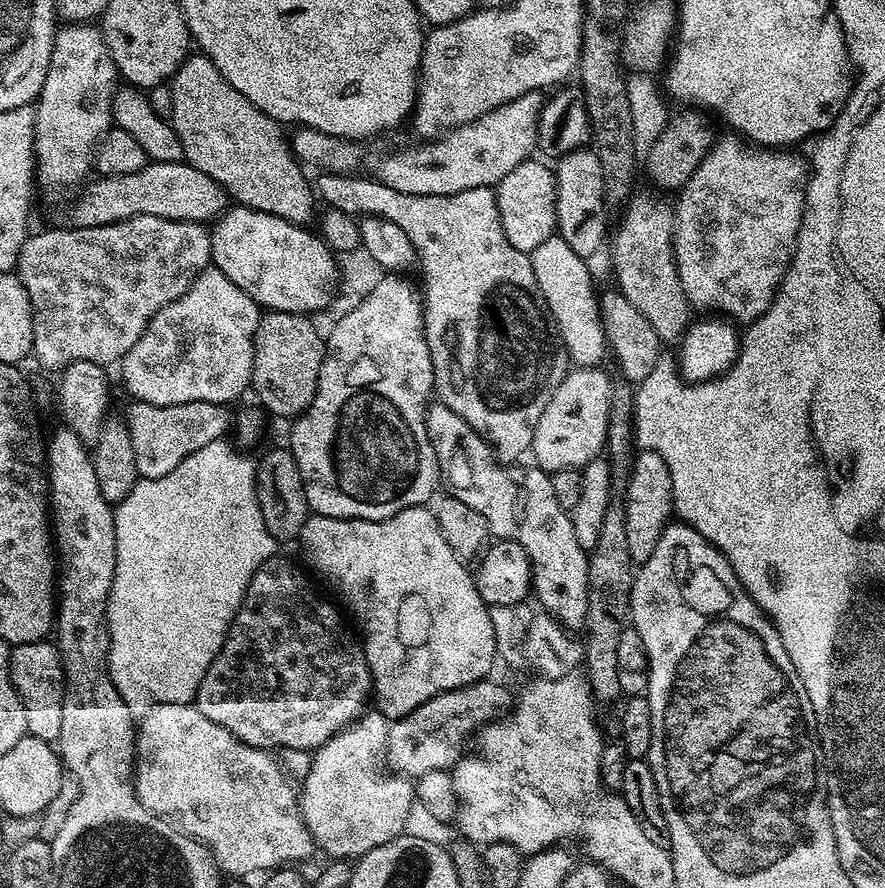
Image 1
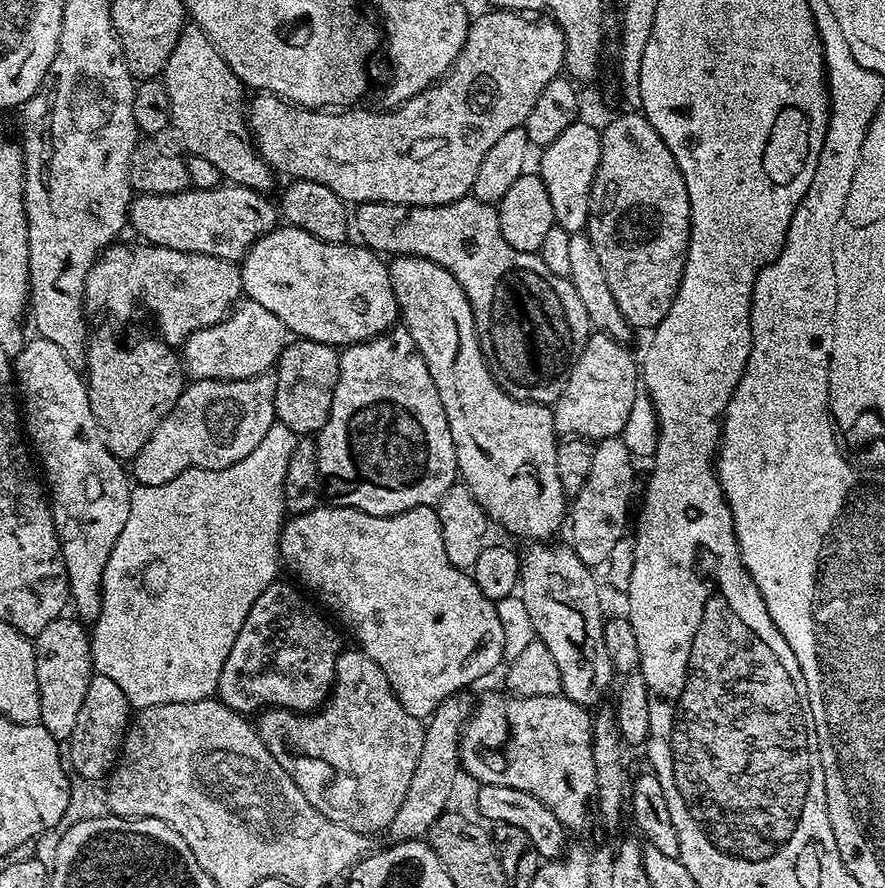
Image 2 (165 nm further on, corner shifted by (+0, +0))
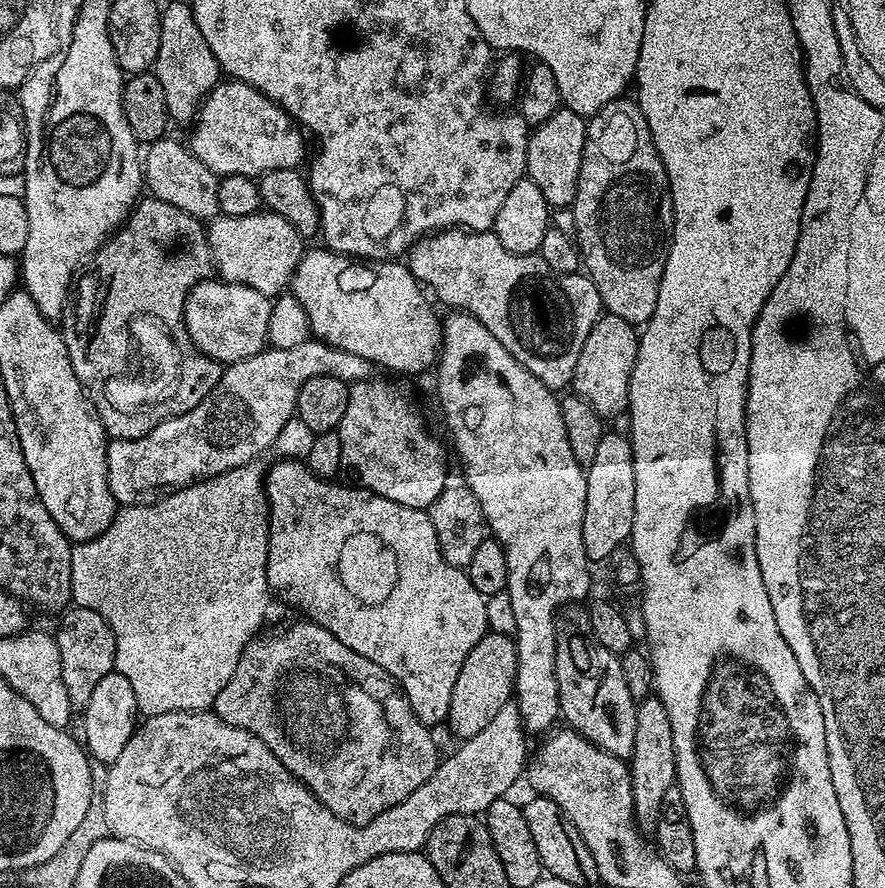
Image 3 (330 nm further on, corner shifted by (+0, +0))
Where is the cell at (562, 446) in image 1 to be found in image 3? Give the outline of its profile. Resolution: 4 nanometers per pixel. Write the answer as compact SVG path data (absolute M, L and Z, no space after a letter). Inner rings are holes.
M601 315L590 334L586 334L586 342L582 342L582 354L578 354L578 366L574 366L571 391L590 402L599 416L611 418L619 412L621 415L628 406L630 374L634 370L639 345L638 332L633 325L617 316Z

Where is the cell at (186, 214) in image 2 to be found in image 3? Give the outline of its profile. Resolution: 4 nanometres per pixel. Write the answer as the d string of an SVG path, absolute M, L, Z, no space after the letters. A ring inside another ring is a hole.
M267 210L245 216L221 214L207 225L206 235L208 251L212 254L212 262L219 279L229 284L250 286L250 290L258 290L258 294L269 298L281 295L291 285L292 275L296 272L296 267L300 265L300 260L306 251L305 237L300 236L298 230L294 230L294 226L286 222L286 218Z

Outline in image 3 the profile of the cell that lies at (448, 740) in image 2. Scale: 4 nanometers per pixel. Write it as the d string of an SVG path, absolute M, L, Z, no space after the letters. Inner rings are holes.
M489 631L484 634L470 650L466 661L462 664L458 679L454 682L453 693L450 696L447 727L465 740L478 734L490 724L491 719L508 704L515 691L517 674L517 650L515 641L506 635Z

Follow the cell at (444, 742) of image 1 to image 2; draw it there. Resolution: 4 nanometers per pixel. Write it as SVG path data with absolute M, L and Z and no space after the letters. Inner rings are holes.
M488 692L484 697L475 701L472 715L467 721L466 731L463 733L460 742L460 764L463 771L469 772L480 784L493 784L494 786L510 786L514 790L526 790L534 794L550 810L554 810L554 818L562 822L565 829L580 828L588 820L588 800L590 802L597 799L595 782L594 750L592 749L592 719L593 713L583 704L576 704L572 699L563 694L558 696L514 696L500 692Z

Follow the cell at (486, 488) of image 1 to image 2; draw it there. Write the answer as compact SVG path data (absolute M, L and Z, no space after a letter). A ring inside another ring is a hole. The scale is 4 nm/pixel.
M532 542L527 545L525 552L519 553L520 583L518 595L526 602L526 611L534 622L536 638L543 642L546 650L550 650L554 662L558 662L558 670L562 674L562 692L574 703L593 706L608 692L614 673L610 654L606 654L606 638L602 638L606 617L600 613L598 606L598 590L593 569L578 558L578 554L567 543Z

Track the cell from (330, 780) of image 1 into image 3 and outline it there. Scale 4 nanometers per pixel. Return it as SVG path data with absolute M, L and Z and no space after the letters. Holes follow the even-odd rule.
M300 623L304 624L292 624L289 628L274 633L272 640L270 637L264 636L265 634L257 634L250 641L246 650L242 650L242 658L238 662L230 682L226 682L226 686L222 686L214 705L214 711L228 724L238 726L242 730L254 734L262 742L266 742L266 746L276 755L278 762L282 762L282 766L286 766L288 773L295 776L309 792L316 795L317 800L321 800L335 816L351 824L365 824L378 818L378 814L398 806L398 802L402 802L402 798L410 798L410 794L414 794L414 790L418 790L418 786L425 784L434 774L436 765L440 763L442 752L436 749L436 740L432 737L433 729L416 717L410 702L404 697L403 691L395 680L389 678L386 670L382 670L382 666L370 662L370 658L362 658L362 654L354 654L354 650L350 650L350 646L342 646L342 642L338 642L338 638L334 638L334 634L330 634L330 630L326 630L321 624Z

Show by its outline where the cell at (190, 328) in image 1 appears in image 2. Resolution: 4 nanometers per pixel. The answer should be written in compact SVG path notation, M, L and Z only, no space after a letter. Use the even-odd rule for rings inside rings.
M244 298L217 324L190 334L190 338L185 340L182 345L182 363L185 373L192 380L254 378L262 375L263 372L269 371L275 365L276 361L280 359L285 343L286 329L282 326L282 322L278 322L278 318L274 318L274 314L270 314L270 310L258 306L258 302Z

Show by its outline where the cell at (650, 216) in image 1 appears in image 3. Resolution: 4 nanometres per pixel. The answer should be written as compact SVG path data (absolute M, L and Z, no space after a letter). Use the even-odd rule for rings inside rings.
M631 99L602 106L587 126L576 201L571 206L582 268L594 282L607 315L643 326L658 306L658 286L672 235L668 175L640 105Z

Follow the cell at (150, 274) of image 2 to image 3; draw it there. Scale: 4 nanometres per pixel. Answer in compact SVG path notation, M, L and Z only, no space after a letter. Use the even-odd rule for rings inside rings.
M219 278L202 280L188 291L184 303L186 330L199 352L227 366L264 351L272 305L269 297L250 290L250 286L229 284Z

